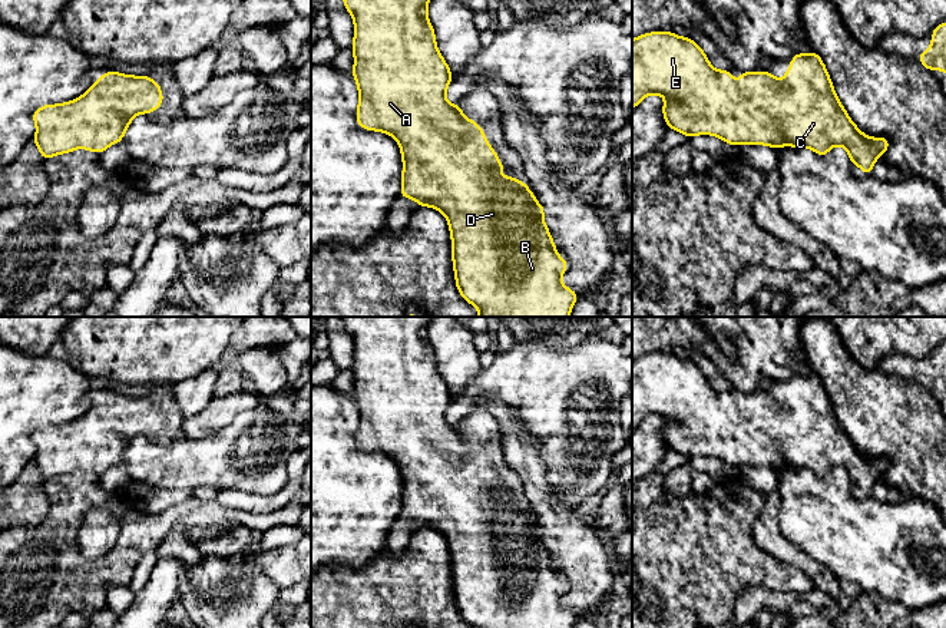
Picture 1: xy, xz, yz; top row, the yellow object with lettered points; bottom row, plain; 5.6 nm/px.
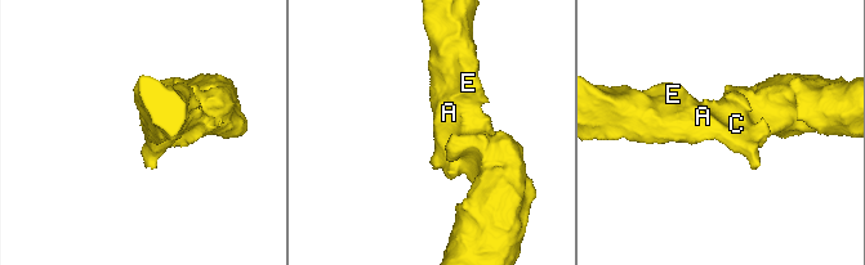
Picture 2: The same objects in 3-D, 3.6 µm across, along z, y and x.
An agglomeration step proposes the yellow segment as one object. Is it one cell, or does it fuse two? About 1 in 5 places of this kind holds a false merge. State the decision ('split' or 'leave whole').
leave whole

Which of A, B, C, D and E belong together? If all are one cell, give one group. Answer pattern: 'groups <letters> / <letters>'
groups A B C D E

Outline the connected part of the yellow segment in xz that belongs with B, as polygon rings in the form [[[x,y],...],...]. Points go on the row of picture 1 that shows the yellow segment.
[[[343,0],[344,7],[354,20],[354,42],[351,50],[354,53],[353,77],[358,86],[358,126],[367,130],[384,132],[393,136],[400,145],[403,158],[401,191],[398,195],[414,199],[420,206],[430,206],[444,214],[452,235],[452,258],[456,277],[456,287],[460,295],[472,305],[479,308],[477,317],[569,317],[578,294],[565,287],[560,280],[568,270],[568,261],[558,255],[555,242],[543,221],[545,206],[529,191],[527,184],[517,181],[515,176],[503,178],[499,171],[506,165],[497,159],[497,152],[492,149],[483,129],[477,122],[467,119],[459,105],[446,100],[446,90],[453,75],[436,46],[434,29],[427,17],[427,4],[430,0]]]

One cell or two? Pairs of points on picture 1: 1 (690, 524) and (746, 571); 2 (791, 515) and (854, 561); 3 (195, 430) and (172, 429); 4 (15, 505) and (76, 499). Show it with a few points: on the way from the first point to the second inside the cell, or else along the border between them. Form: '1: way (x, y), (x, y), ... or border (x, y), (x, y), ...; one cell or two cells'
1: way (704, 538), (731, 562); one cell
2: way (807, 515), (839, 545); one cell
3: border (185, 419), (182, 435); two cells
4: border (45, 481), (48, 515), (42, 522), (25, 526); two cells

